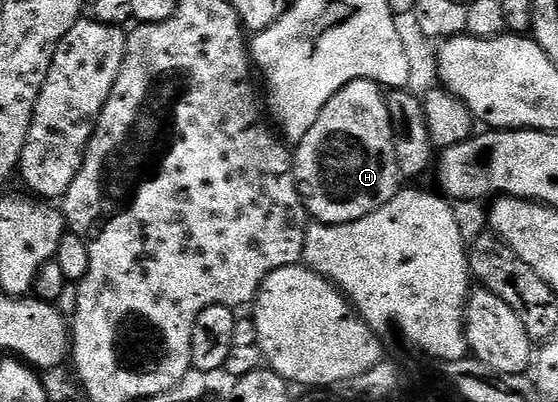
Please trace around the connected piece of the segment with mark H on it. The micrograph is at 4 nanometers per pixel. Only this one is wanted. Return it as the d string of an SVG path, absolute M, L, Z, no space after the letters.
M359 79L343 87L326 104L322 113L318 113L318 121L314 121L310 133L295 144L292 172L296 178L296 192L309 216L317 223L342 225L358 221L391 201L401 190L402 176L396 164L396 134L392 128L388 100L380 84Z

